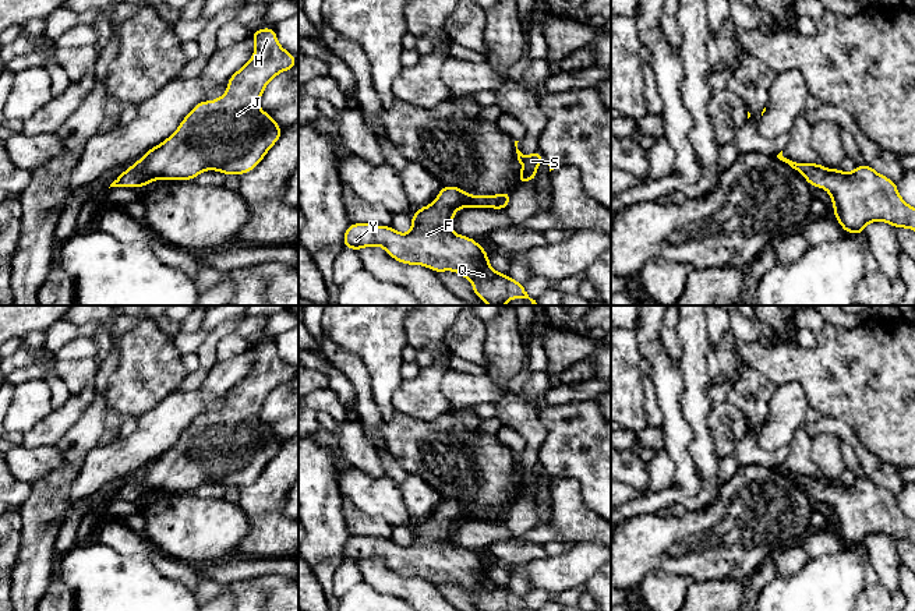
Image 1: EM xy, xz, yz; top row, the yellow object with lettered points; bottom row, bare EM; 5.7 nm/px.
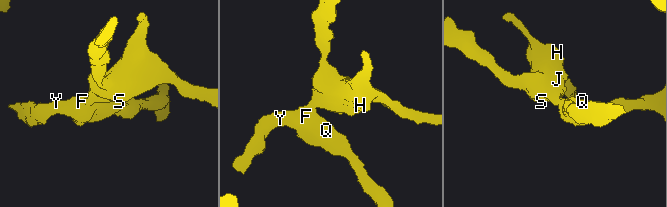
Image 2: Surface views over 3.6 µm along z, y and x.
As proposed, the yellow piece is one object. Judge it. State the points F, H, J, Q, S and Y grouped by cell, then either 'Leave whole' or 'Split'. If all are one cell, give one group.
Groups: F H J Q S Y. Leave whole

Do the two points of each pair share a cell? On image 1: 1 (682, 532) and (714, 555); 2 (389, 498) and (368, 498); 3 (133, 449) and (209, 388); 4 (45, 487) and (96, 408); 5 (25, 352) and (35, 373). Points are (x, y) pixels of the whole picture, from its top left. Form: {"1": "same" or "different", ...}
{"1": "same", "2": "same", "3": "different", "4": "same", "5": "different"}

